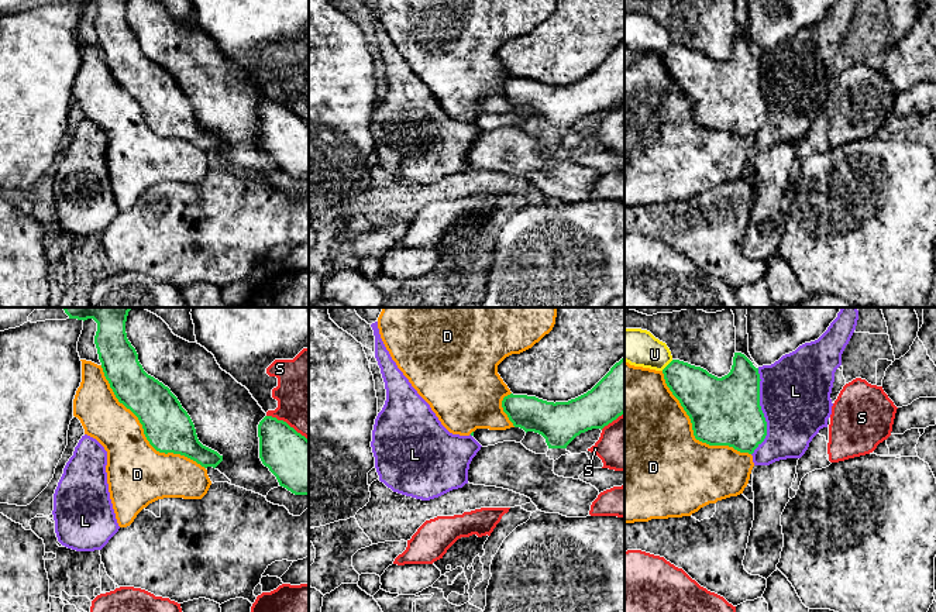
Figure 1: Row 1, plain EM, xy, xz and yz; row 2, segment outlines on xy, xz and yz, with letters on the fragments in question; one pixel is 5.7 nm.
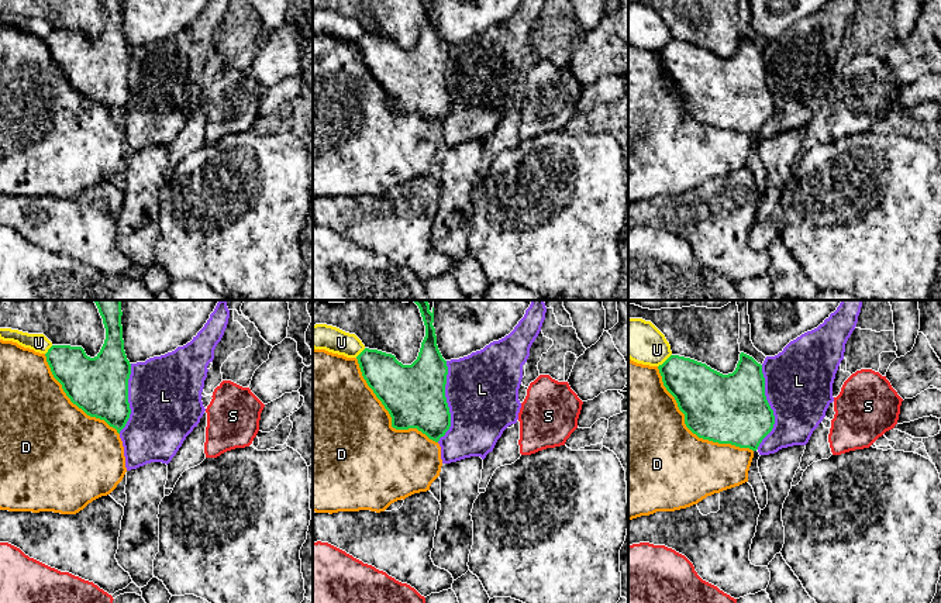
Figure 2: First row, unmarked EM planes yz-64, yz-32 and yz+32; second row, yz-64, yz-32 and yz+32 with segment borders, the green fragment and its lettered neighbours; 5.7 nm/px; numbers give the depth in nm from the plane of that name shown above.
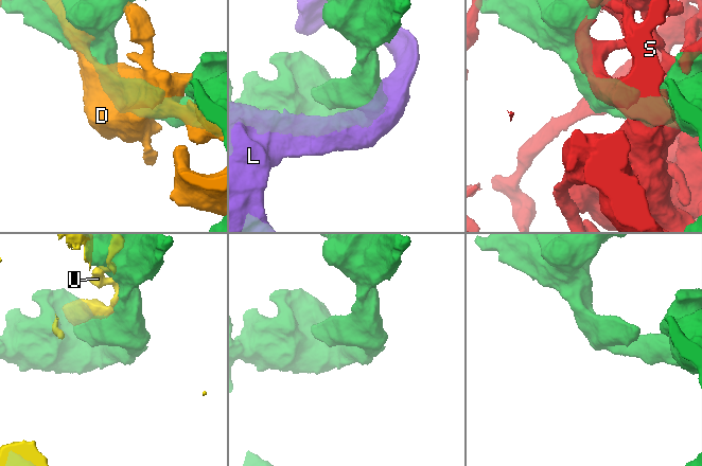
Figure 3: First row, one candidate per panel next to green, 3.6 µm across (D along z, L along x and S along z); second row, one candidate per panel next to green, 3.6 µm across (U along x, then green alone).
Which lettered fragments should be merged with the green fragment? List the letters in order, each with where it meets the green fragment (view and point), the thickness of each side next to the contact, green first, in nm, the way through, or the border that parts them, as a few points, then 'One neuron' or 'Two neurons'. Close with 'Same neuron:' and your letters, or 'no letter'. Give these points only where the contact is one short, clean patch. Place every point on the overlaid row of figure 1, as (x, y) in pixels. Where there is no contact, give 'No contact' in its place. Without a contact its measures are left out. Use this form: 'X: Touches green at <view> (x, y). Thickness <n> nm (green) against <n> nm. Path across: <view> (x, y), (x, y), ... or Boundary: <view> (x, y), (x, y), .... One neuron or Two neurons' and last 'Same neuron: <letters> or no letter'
D: Touches green at xy (144, 432). Thickness 280 nm (green) against 360 nm. Two neurons
L: Touches green at yz (761, 412). Thickness 380 nm (green) against 400 nm. Two neurons
S: Touches green at xy (286, 423). Thickness 300 nm (green) against 360 nm. Two neurons
U: Touches green at yz (668, 364). Thickness 260 nm (green) against 220 nm. Two neurons
Same neuron: no letter

